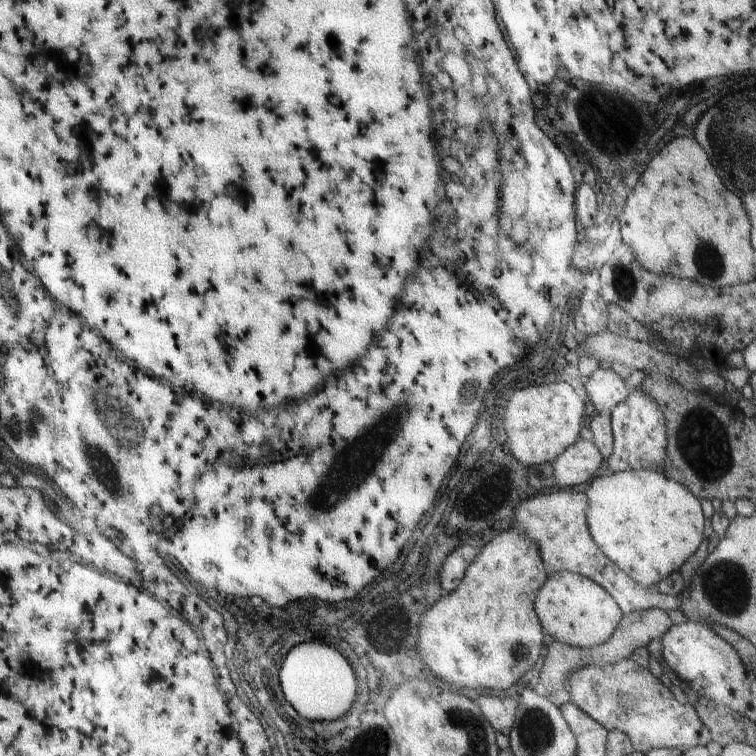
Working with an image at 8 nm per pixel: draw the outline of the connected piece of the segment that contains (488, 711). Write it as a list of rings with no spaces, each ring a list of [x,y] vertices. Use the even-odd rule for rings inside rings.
[[[477,696],[475,700],[483,712],[484,719],[495,732],[507,735],[514,723],[516,713],[515,697]]]

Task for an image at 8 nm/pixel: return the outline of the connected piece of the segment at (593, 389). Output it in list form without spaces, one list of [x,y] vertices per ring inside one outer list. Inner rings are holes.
[[[598,367],[582,383],[589,402],[598,412],[610,412],[629,392],[623,380],[610,369]]]

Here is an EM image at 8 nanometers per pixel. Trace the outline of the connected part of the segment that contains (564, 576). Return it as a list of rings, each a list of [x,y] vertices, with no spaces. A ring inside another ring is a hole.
[[[556,571],[547,576],[534,596],[533,610],[544,635],[575,647],[602,644],[609,639],[622,616],[613,598],[601,586],[568,571]]]

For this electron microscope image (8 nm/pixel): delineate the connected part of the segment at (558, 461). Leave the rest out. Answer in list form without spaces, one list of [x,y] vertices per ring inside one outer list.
[[[576,439],[550,462],[555,488],[568,489],[587,482],[603,460],[589,440]]]

